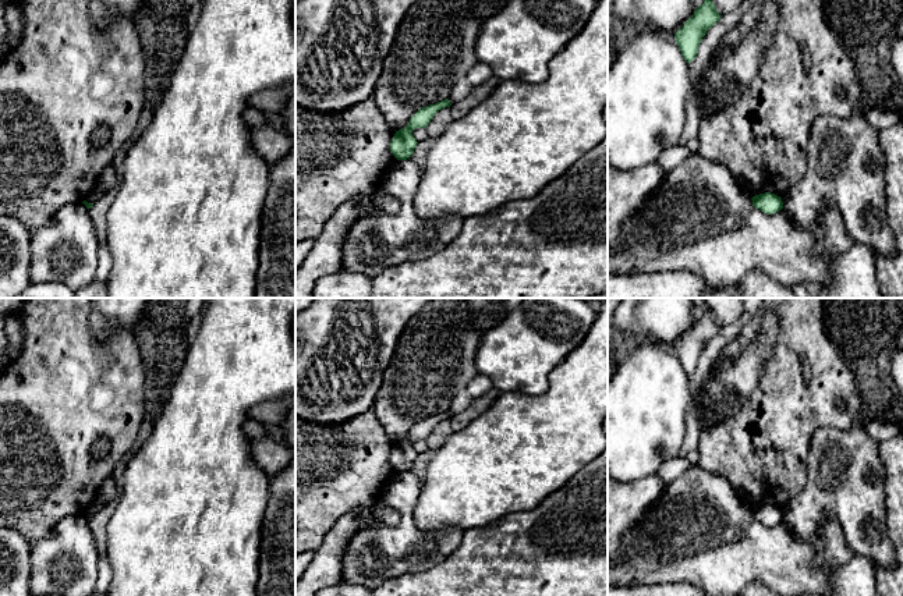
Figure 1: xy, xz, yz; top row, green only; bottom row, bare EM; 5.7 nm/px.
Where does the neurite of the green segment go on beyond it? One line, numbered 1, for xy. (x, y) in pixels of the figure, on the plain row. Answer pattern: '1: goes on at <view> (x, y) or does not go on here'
1: does not go on here

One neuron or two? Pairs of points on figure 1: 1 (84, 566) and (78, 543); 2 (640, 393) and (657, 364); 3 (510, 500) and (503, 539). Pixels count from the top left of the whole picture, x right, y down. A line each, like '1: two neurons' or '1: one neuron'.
1: one neuron
2: one neuron
3: two neurons

